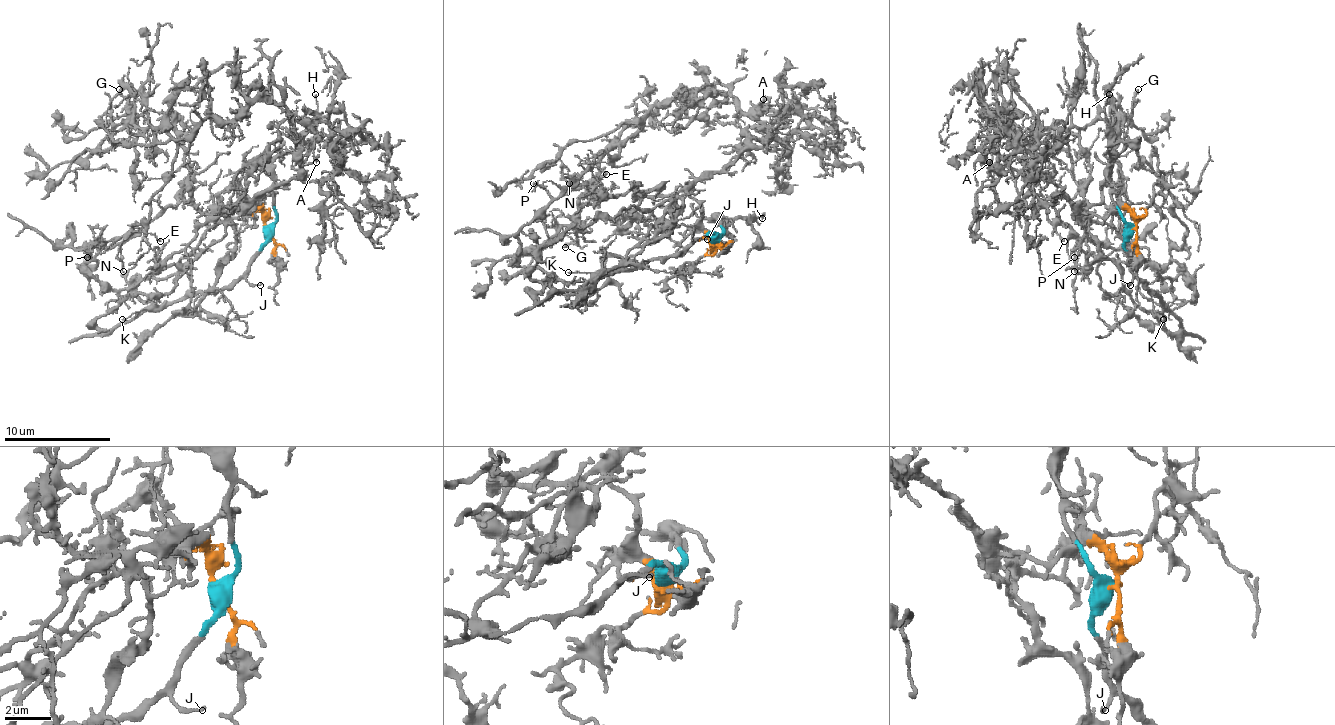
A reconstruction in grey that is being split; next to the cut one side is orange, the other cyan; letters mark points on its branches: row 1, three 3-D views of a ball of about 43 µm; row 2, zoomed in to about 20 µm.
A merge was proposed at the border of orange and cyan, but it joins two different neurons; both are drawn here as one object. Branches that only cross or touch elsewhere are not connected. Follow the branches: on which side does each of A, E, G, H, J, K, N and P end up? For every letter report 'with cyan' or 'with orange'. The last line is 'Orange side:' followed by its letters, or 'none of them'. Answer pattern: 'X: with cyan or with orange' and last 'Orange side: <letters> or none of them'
A: with orange
E: with orange
G: with orange
H: with cyan
J: with cyan
K: with cyan
N: with orange
P: with orange
Orange side: A, E, G, N, P

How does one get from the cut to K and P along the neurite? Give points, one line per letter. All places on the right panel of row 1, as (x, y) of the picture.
K: (1133, 228), (1125, 249), (1128, 265), (1149, 292), (1163, 303), (1163, 319)
P: (1133, 228), (1125, 210), (1083, 212), (1038, 181), (979, 102), (1032, 147), (1046, 215), (1088, 242), (1075, 257)

